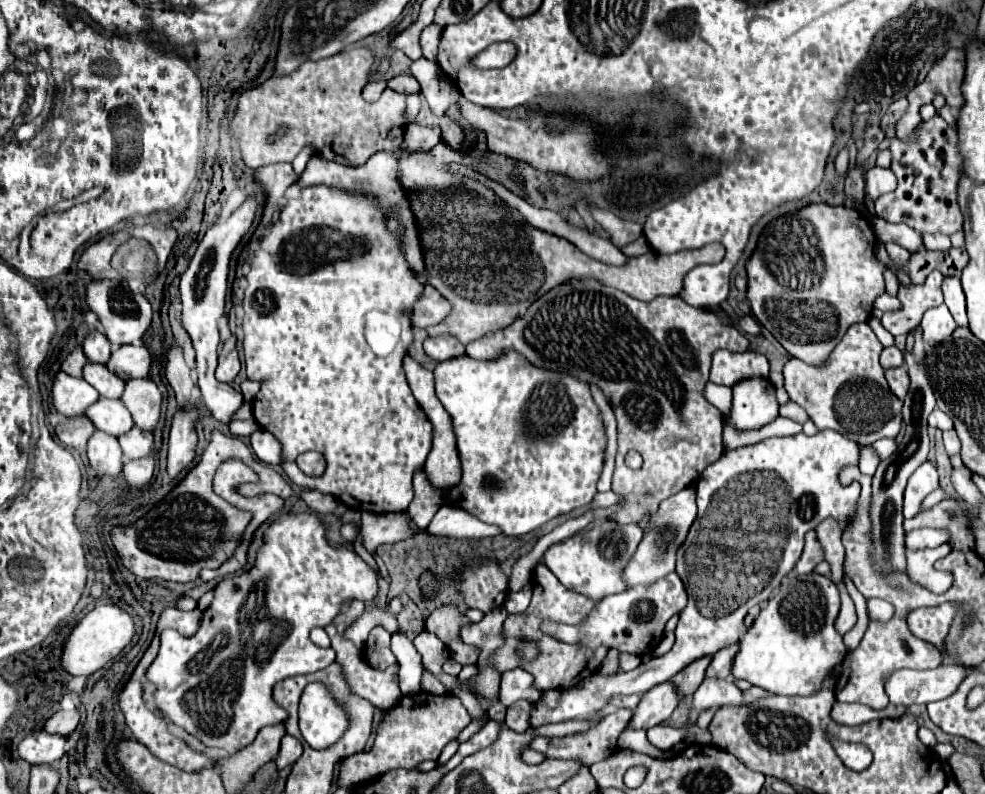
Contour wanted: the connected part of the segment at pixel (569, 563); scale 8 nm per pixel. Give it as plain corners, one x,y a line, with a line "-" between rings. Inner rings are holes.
597,520
589,532
575,534
565,542
553,544
545,552
543,562
559,578
563,586
567,586
577,594
593,598
593,602
599,602
605,596
619,594
627,588
621,576
623,566
627,566
631,554
635,554
641,538
643,538
643,530
637,524
619,526
609,520

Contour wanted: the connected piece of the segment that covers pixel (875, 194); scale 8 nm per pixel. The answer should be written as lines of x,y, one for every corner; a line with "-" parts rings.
873,166
867,170
867,194
877,200
885,192
893,192
897,186
897,178
891,168

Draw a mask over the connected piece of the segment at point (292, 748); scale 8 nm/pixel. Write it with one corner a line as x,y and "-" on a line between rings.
289,734
283,736
283,740
281,740
281,750
279,750
277,758
275,758
277,768
281,770
281,768
293,764
293,762
301,756
301,752
303,752
303,746
301,746
301,742
299,742
297,738
293,738
293,736
289,736

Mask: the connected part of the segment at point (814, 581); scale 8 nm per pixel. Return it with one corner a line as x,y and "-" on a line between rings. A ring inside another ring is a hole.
817,572
787,576
779,592
767,602
741,638
733,676
761,686
771,694
811,696
819,692
831,668
847,656
843,636
833,626
837,614
839,592
827,576

